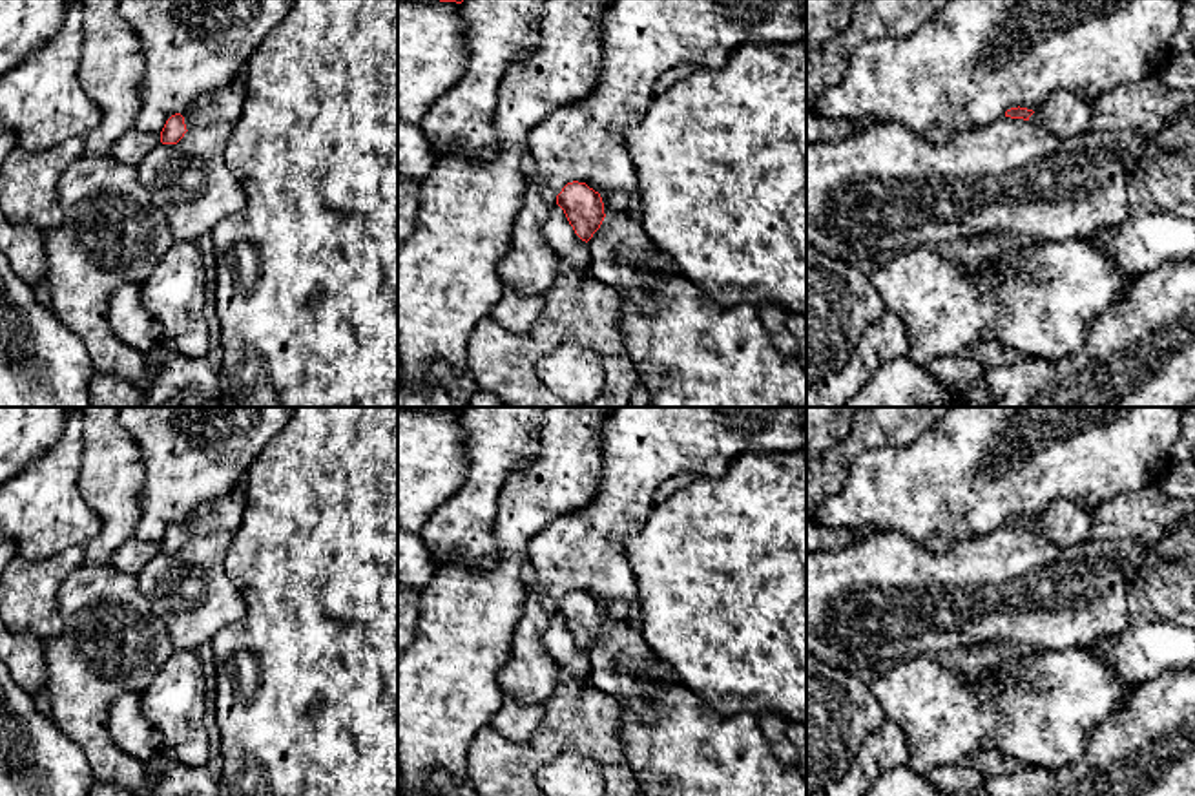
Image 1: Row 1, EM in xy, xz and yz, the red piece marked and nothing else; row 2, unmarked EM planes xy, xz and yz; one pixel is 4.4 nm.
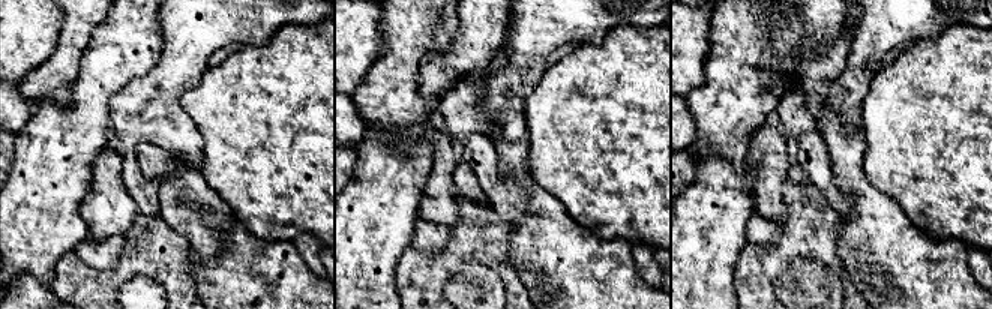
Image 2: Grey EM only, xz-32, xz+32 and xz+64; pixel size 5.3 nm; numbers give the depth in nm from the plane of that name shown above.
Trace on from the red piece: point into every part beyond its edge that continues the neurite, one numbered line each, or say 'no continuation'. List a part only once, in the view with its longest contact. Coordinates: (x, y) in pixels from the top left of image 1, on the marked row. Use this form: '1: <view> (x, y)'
1: xz (619, 245)

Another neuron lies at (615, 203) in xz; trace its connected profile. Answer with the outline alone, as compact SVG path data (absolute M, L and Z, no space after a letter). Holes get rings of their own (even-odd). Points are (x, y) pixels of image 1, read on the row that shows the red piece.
M598 192L604 203L606 215L629 214L629 197L622 192Z

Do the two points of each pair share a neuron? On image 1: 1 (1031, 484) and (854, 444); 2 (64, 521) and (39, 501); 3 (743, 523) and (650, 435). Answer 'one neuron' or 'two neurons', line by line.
1: two neurons
2: one neuron
3: two neurons

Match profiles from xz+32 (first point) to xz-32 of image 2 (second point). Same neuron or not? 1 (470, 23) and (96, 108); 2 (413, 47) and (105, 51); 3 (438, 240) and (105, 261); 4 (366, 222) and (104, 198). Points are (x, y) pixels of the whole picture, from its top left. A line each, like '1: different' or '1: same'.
1: same
2: different
3: same
4: different

